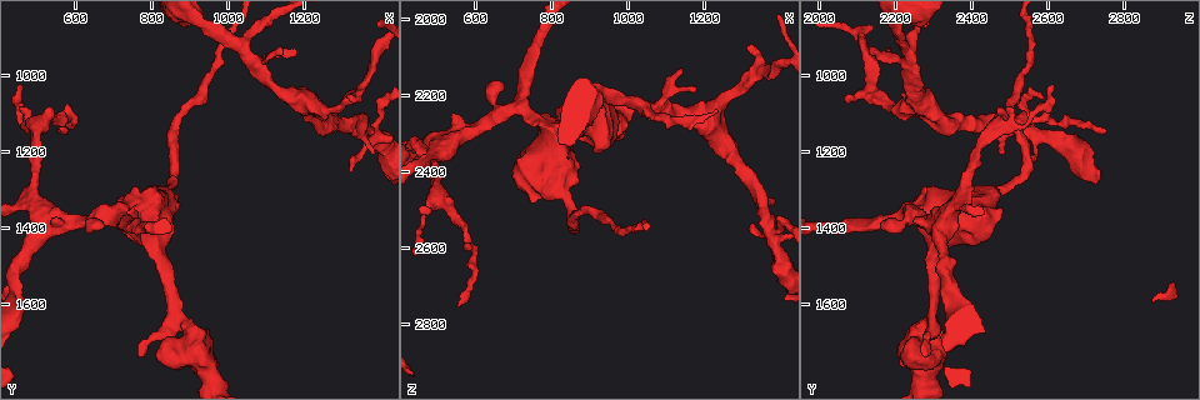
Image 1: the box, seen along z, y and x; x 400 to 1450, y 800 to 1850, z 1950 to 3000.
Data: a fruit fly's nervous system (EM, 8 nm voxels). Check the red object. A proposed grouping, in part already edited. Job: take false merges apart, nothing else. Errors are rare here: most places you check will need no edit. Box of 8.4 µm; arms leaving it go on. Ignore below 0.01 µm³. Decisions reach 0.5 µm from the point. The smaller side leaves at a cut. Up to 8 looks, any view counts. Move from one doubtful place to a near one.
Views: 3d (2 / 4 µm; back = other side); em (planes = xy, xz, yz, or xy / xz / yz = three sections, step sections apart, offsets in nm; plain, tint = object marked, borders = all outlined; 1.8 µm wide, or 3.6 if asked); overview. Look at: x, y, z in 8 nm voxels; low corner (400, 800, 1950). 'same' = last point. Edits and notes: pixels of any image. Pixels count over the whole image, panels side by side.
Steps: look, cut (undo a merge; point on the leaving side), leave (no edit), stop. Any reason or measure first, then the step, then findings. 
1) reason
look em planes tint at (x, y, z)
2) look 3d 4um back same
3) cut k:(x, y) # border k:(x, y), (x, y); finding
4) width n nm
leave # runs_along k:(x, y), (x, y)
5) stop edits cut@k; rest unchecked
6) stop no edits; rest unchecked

sharp bend
look em planes tint at (1365, 1140, 2550)

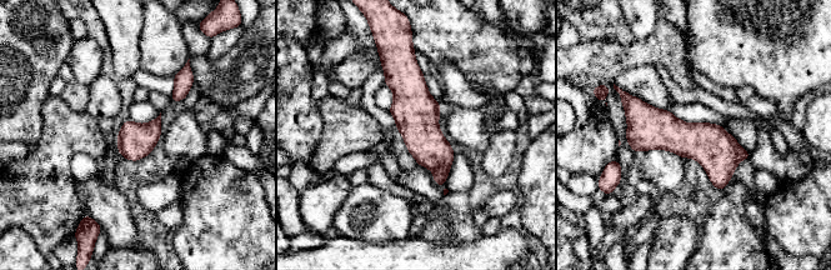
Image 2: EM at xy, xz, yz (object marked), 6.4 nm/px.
leave # continuous, no second cell

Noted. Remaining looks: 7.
three-way junction
look em planes tint at (500, 1140, 2465)

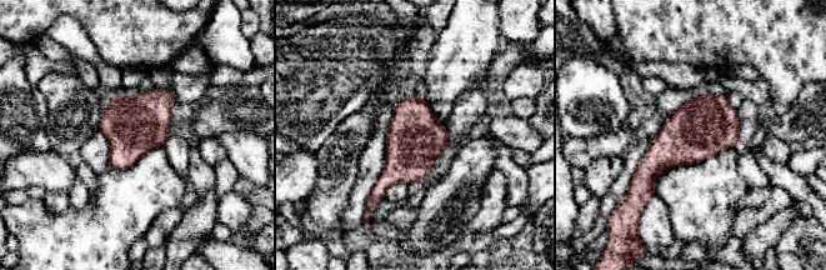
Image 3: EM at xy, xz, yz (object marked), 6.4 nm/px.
leave # one cell here

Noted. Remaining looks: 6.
stop no edits; rest unchecked

